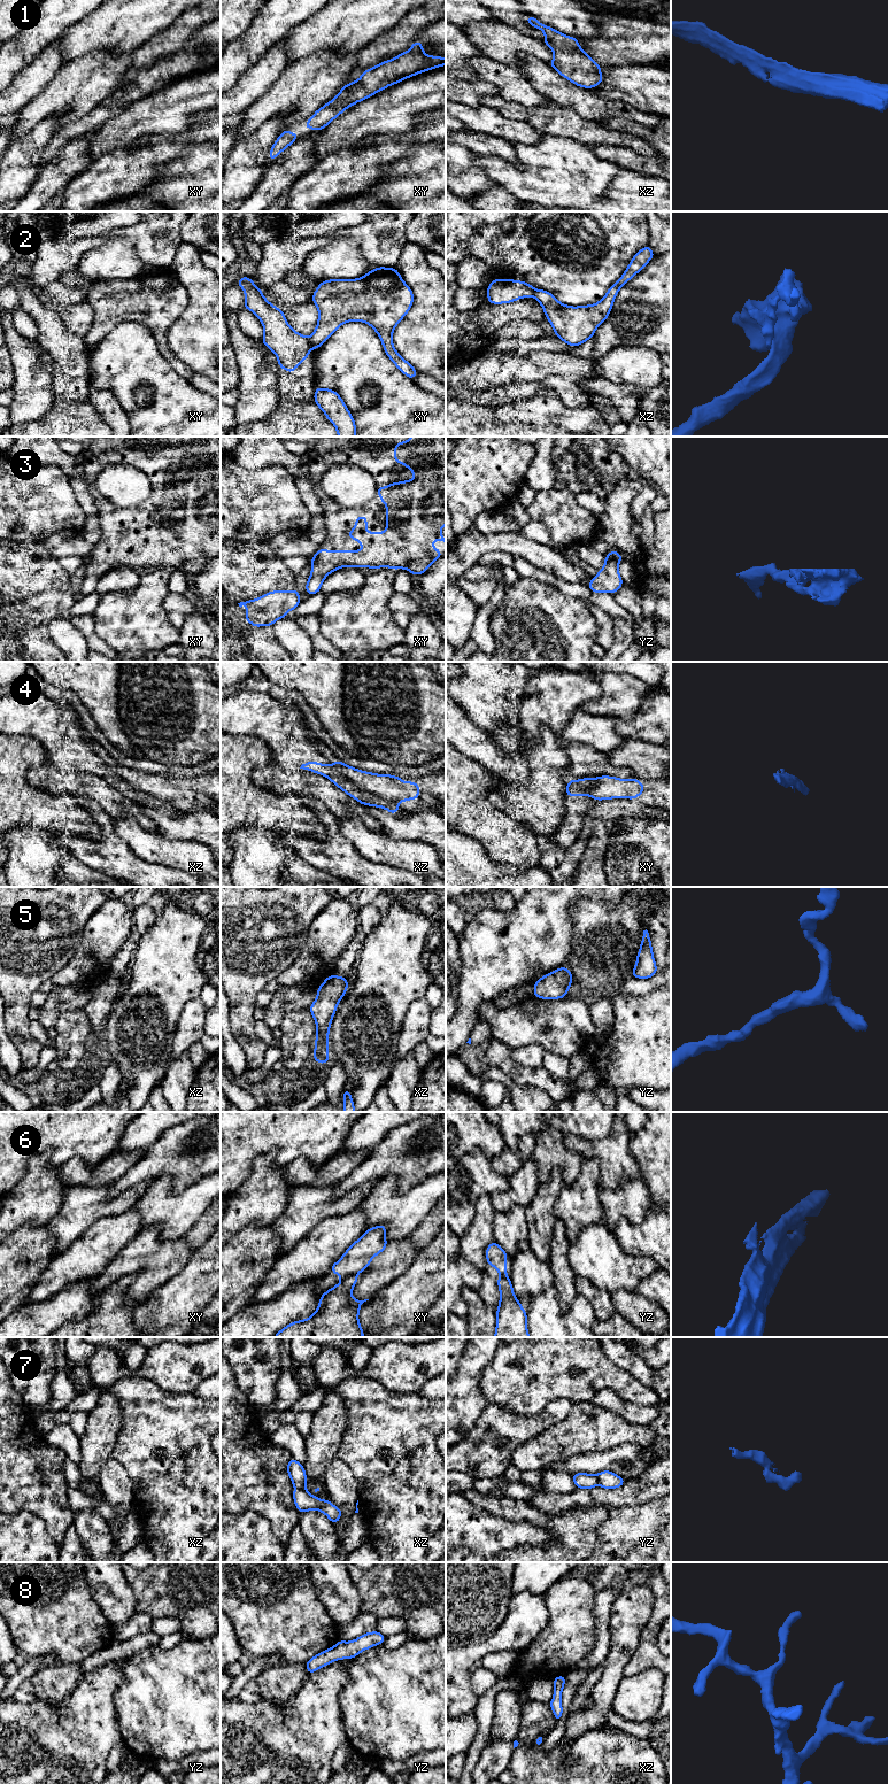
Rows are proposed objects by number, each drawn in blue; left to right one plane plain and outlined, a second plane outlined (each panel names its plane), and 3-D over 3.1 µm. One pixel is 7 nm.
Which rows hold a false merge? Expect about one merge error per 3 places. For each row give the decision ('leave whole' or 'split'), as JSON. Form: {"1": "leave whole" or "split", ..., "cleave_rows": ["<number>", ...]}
{"1": "leave whole", "2": "split", "3": "leave whole", "4": "split", "5": "leave whole", "6": "split", "7": "split", "8": "leave whole", "cleave_rows": ["2", "4", "6", "7"]}

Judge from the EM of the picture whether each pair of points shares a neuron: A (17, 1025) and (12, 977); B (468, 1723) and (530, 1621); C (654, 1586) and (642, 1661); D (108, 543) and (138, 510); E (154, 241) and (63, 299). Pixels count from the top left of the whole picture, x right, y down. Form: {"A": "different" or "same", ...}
{"A": "same", "B": "different", "C": "same", "D": "same", "E": "different"}

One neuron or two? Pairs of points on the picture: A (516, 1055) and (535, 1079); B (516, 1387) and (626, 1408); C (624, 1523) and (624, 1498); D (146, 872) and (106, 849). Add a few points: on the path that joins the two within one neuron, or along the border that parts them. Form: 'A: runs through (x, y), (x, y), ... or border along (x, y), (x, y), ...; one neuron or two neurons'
A: border along (509, 1049), (509, 1055), (523, 1066), (541, 1066); two neurons
B: border along (617, 1394), (610, 1389), (602, 1388), (589, 1400); two neurons
C: border along (650, 1498), (636, 1505), (612, 1507); two neurons
D: runs through (136, 872), (124, 867), (116, 859); one neuron

